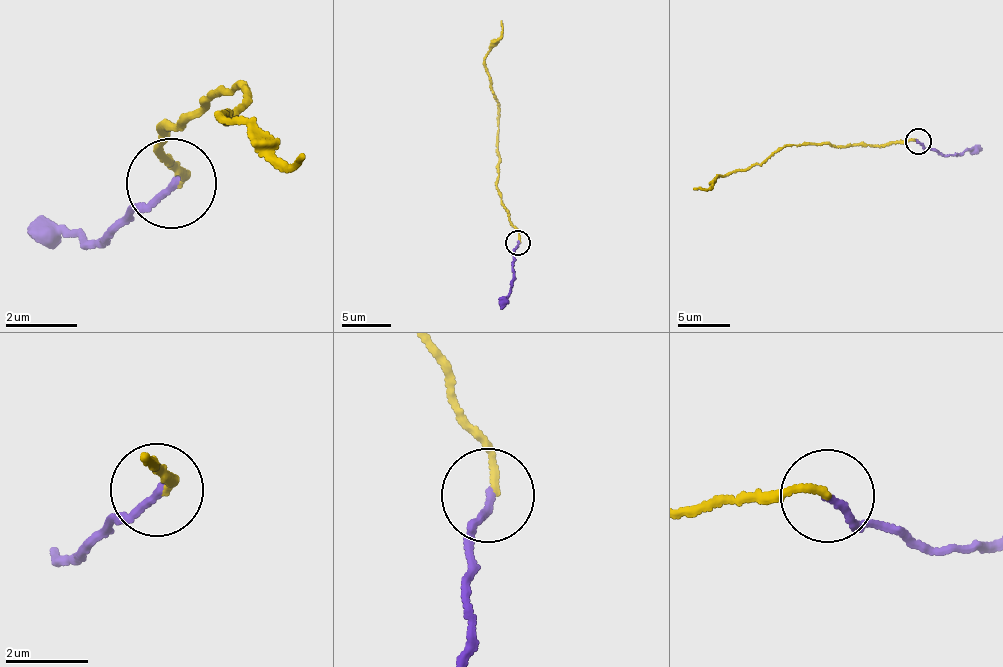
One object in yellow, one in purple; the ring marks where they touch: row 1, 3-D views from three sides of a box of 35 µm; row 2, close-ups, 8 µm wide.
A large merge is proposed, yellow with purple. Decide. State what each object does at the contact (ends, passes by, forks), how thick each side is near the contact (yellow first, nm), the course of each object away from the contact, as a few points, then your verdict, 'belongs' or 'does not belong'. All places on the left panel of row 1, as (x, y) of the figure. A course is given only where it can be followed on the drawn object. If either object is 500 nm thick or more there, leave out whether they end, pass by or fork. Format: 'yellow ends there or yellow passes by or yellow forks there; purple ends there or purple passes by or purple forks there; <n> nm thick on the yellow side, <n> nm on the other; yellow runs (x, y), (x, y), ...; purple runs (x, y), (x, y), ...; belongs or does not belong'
yellow ends there; purple ends there; 170 nm thick on the yellow side, 180 nm on the other; yellow runs (177, 186), (192, 174), (160, 131), (243, 80), (250, 93), (221, 116), (236, 121), (288, 169), (304, 157); purple runs (168, 185), (90, 251), (78, 235), (54, 247), (31, 233); belongs

